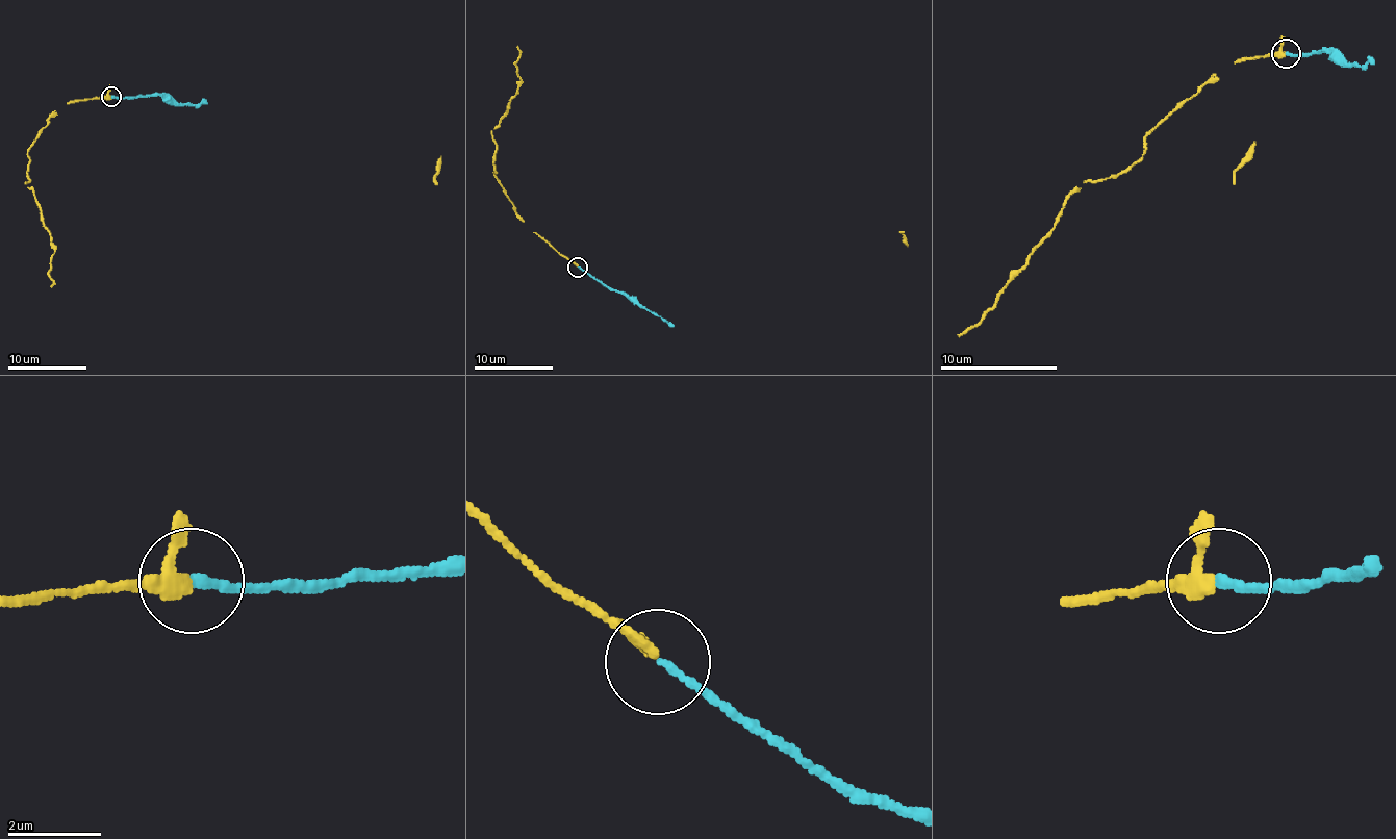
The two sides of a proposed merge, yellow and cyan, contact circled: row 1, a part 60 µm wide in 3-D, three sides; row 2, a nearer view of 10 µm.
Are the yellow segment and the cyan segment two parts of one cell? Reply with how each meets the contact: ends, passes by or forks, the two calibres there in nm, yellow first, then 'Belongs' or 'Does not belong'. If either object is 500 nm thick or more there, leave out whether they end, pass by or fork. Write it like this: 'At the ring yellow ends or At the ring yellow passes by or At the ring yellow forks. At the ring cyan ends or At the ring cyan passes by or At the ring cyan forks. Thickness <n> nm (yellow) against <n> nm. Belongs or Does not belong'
At the ring yellow passes by. At the ring cyan ends. Thickness 220 nm (yellow) against 170 nm. Belongs

